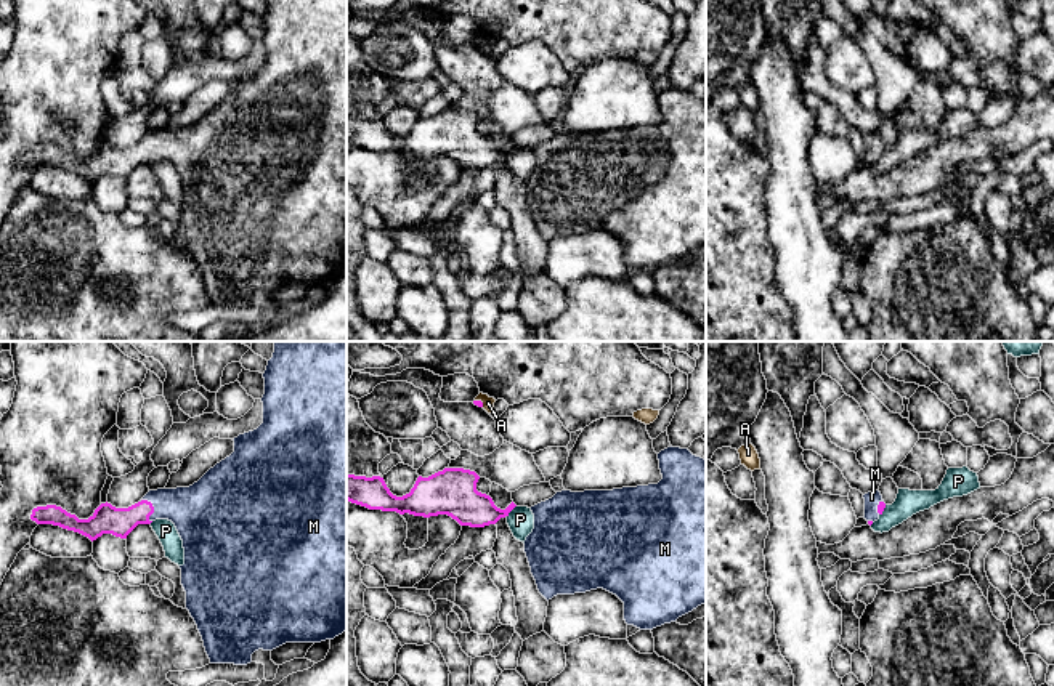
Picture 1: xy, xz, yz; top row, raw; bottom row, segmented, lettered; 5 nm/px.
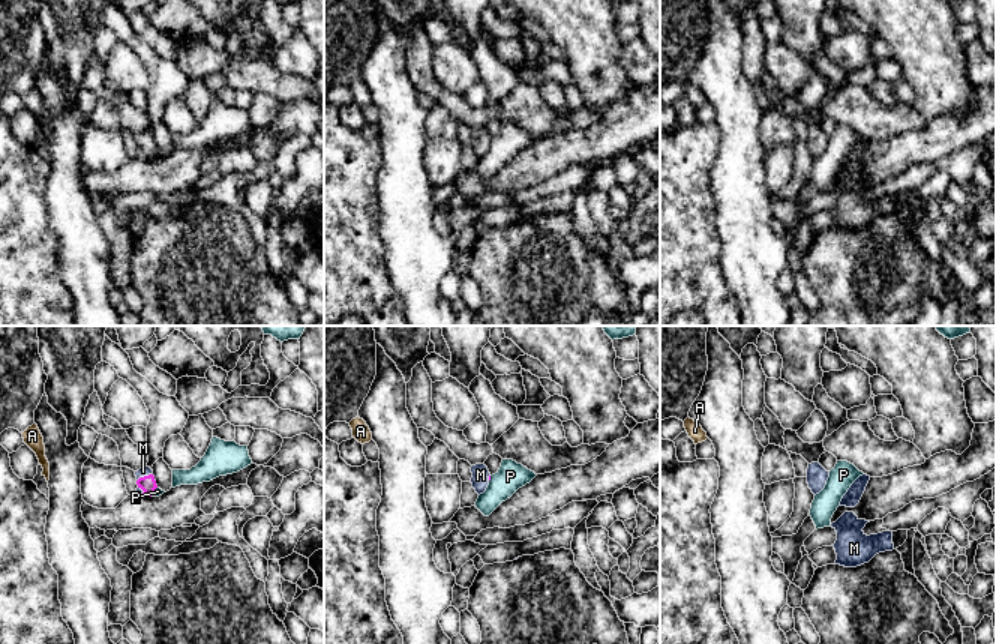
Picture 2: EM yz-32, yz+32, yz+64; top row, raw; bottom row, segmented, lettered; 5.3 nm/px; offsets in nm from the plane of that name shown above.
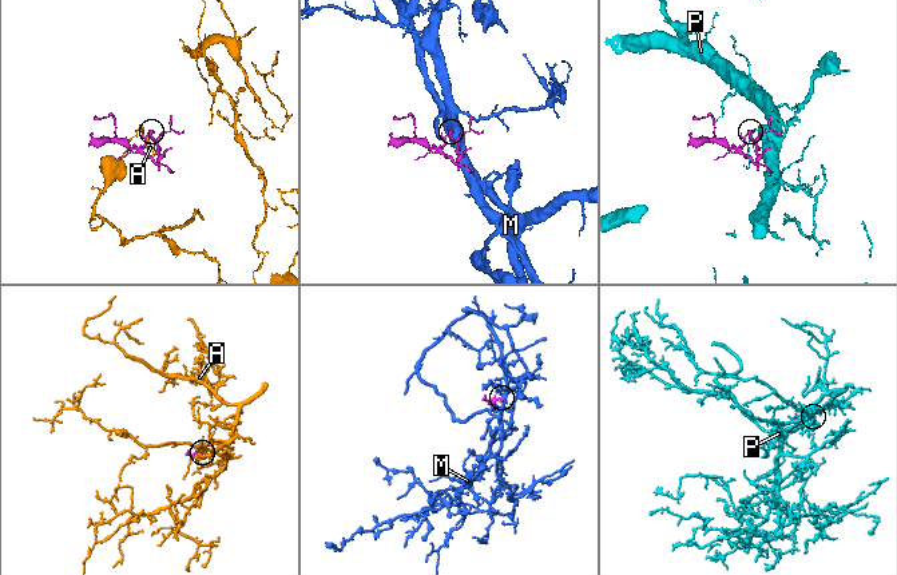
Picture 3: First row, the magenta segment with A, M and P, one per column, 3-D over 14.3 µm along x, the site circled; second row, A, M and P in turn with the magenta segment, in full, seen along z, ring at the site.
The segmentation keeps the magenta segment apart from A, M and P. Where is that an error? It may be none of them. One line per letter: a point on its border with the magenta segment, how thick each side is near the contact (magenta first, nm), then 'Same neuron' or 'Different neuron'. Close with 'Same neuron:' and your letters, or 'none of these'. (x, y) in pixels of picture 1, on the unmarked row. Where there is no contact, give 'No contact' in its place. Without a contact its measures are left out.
A: Touches magenta at xz (480, 42). Thickness 30 nm (magenta) against 60 nm. Different neuron
M: Touches magenta at xy (153, 149). Thickness 140 nm (magenta) against 300 nm. Same neuron
P: Touches magenta at xz (510, 151). Thickness 190 nm (magenta) against 140 nm. Different neuron
Same neuron: M

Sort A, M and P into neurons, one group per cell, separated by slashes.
A / M / P

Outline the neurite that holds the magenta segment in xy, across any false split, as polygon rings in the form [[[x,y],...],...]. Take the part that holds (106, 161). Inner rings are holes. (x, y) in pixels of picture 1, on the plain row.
[[[270,0],[263,19],[263,64],[234,79],[234,93],[193,127],[149,131],[128,149],[106,143],[88,160],[56,146],[37,147],[30,155],[37,165],[59,167],[91,183],[103,175],[127,180],[138,165],[172,162],[184,189],[180,210],[186,250],[210,305],[247,306],[258,290],[321,284],[347,271],[347,0]]]

